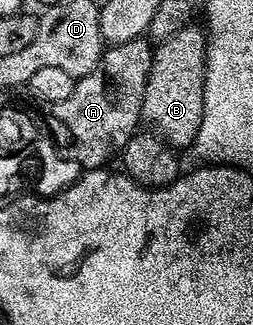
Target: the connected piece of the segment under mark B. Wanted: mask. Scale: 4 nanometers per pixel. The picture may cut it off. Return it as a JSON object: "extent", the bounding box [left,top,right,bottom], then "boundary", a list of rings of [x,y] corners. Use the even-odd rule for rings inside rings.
{"extent":[142,26,206,148],"boundary":[[[201,26],[180,29],[153,48],[154,60],[142,98],[142,119],[171,147],[189,148],[194,142],[204,109],[206,84],[206,33]]]}

